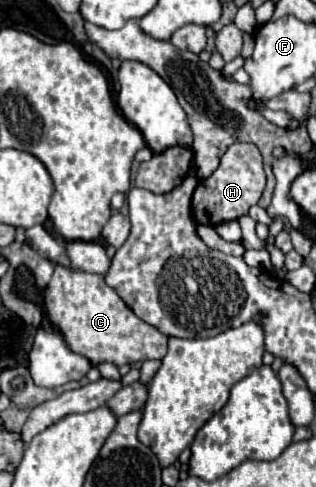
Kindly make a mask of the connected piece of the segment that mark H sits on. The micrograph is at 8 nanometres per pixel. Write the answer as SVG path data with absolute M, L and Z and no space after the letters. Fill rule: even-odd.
M231 144L225 152L219 168L207 178L201 180L193 194L193 214L199 224L219 224L219 220L235 220L247 214L251 204L257 204L265 188L265 172L261 152L255 144Z

